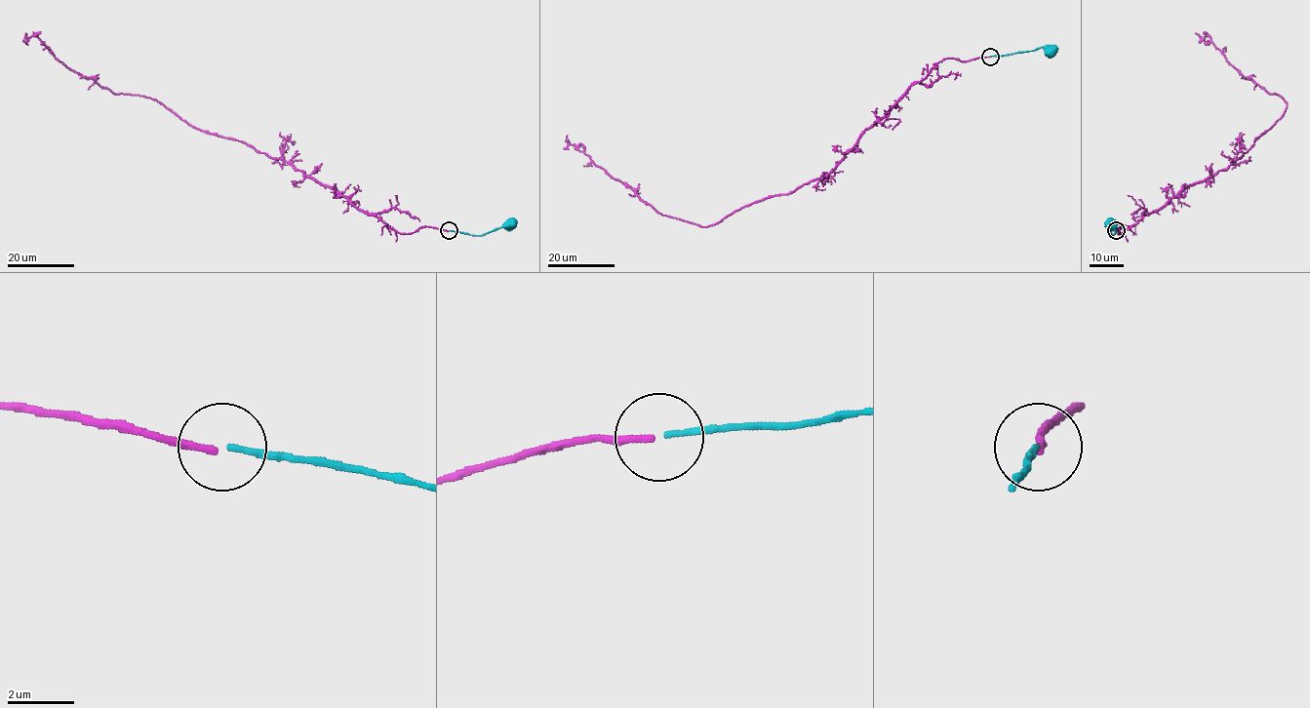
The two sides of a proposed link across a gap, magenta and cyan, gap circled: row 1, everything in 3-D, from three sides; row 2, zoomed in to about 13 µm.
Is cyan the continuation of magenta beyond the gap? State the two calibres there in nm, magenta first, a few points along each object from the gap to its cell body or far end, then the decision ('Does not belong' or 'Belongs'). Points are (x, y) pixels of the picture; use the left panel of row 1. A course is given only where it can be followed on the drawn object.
Thickness 220 nm (magenta) against 150 nm. Course of magenta: (448, 230), (421, 226), (397, 233), (282, 159), (200, 131), (149, 98), (113, 94), (85, 78), (26, 33). Course of cyan: (450, 230), (482, 235), (511, 224). Does not belong

